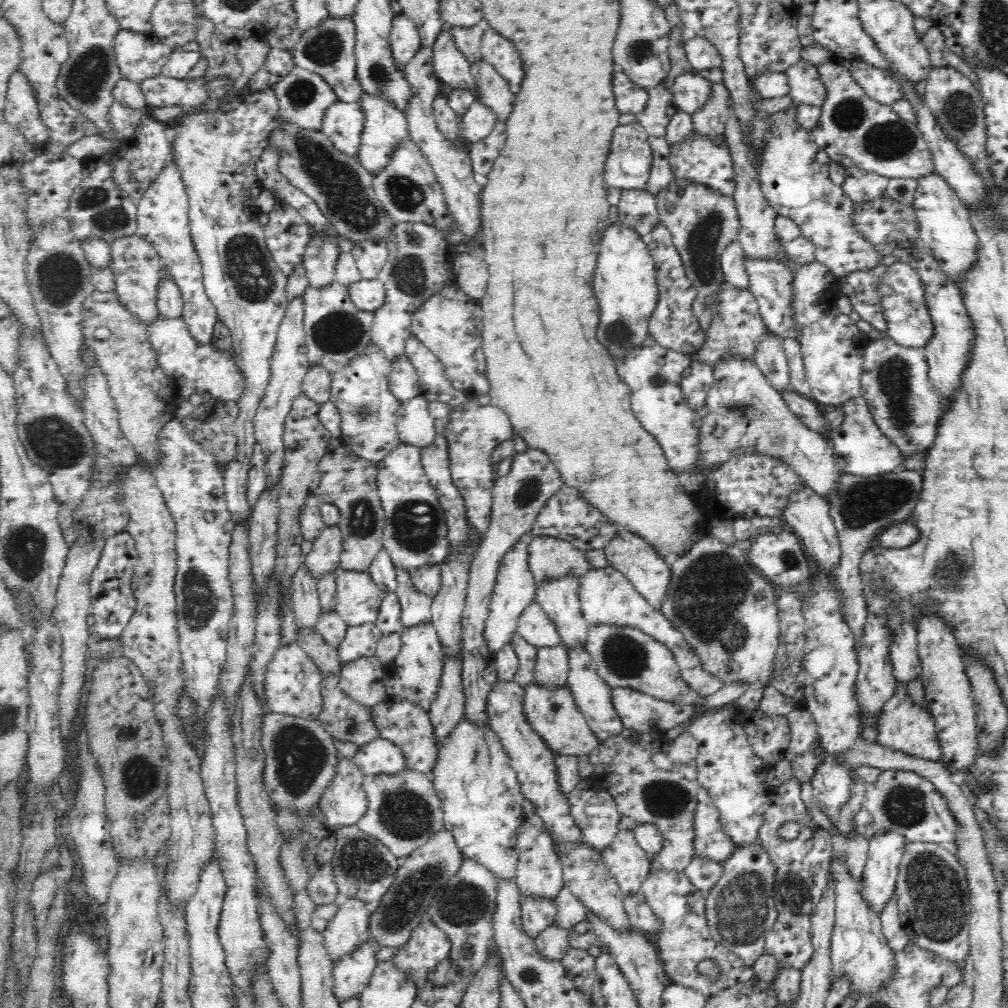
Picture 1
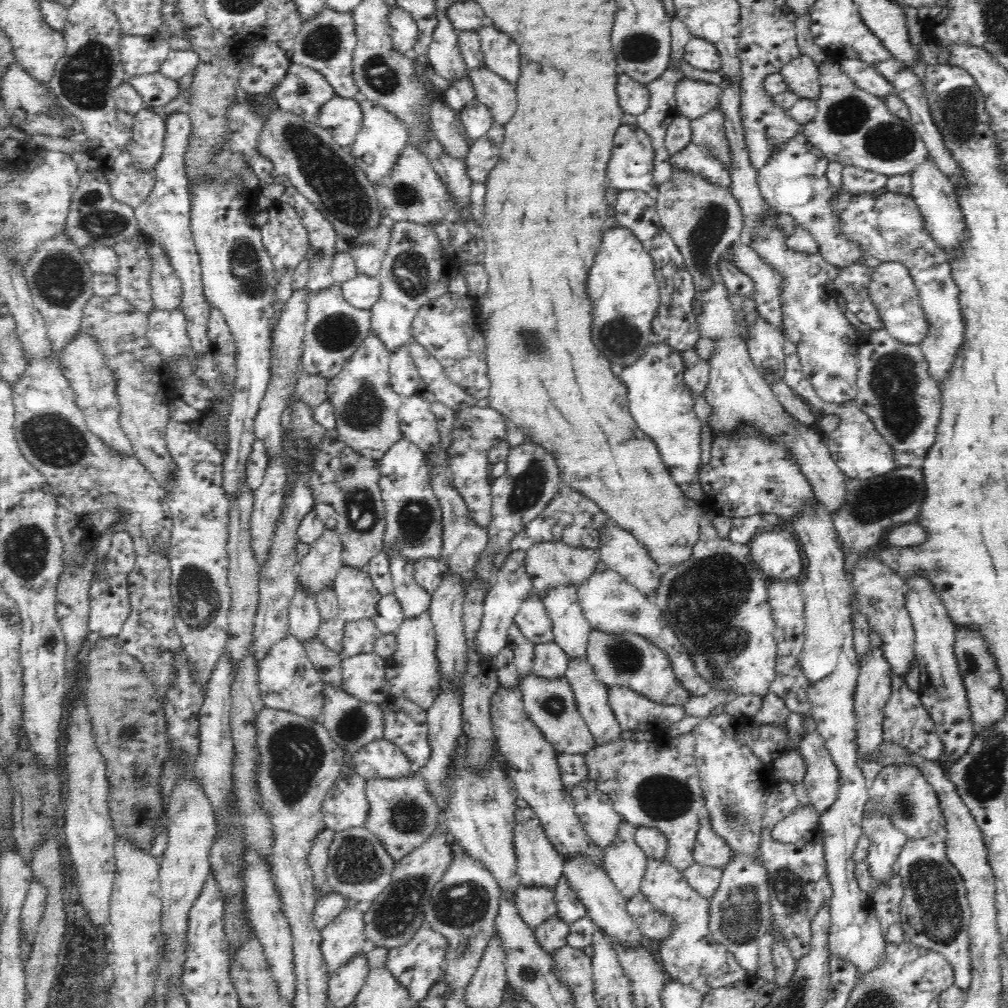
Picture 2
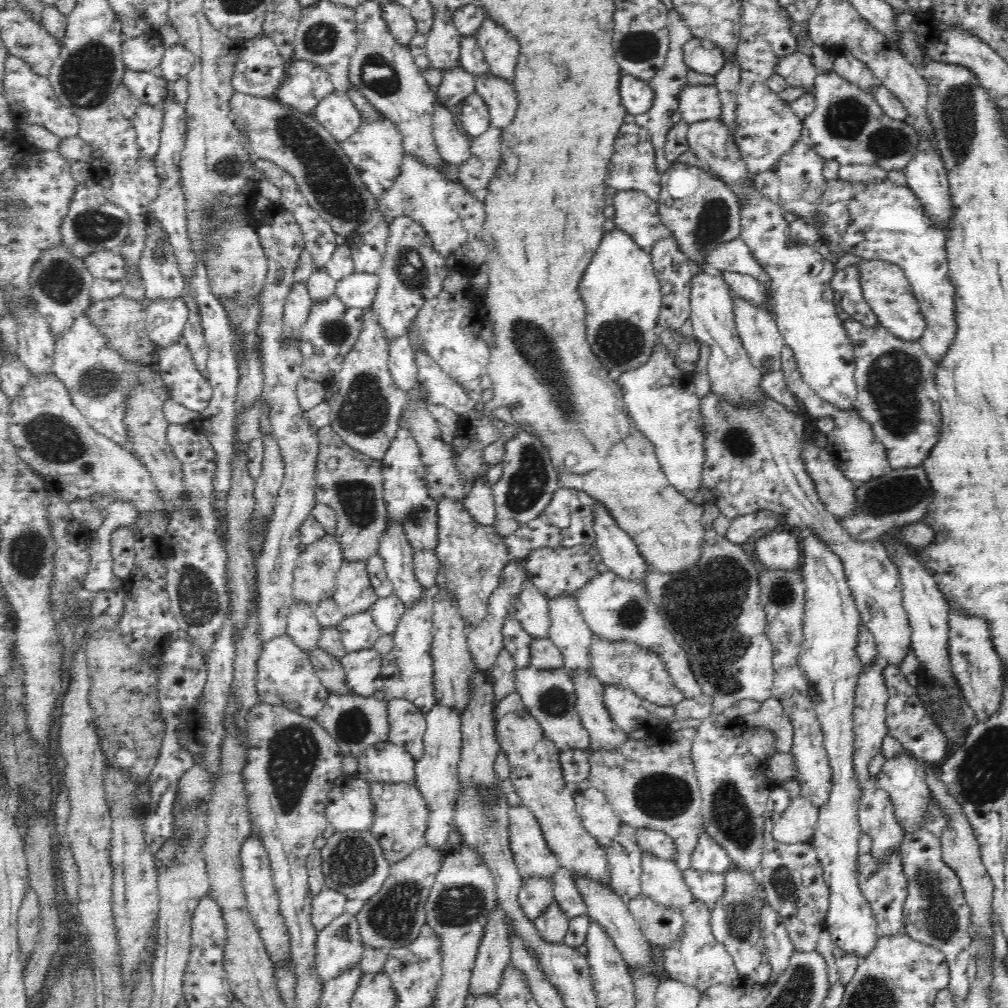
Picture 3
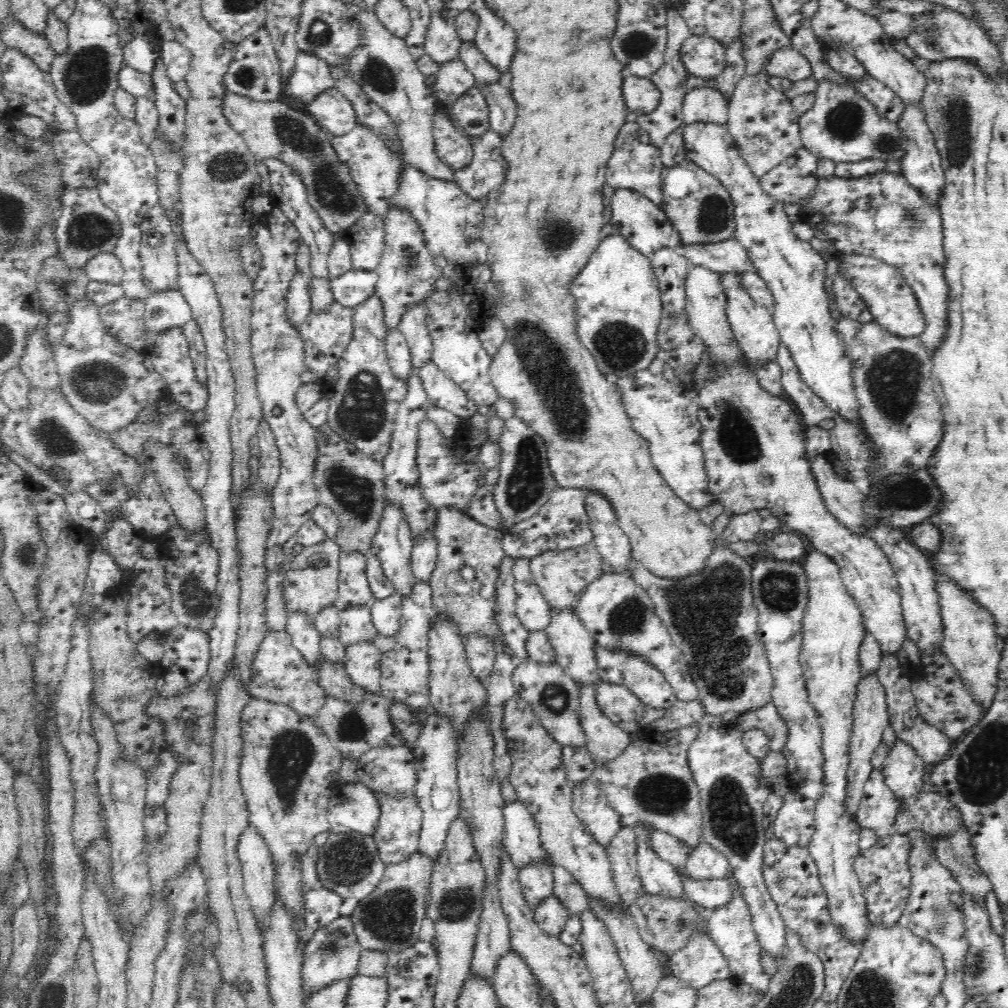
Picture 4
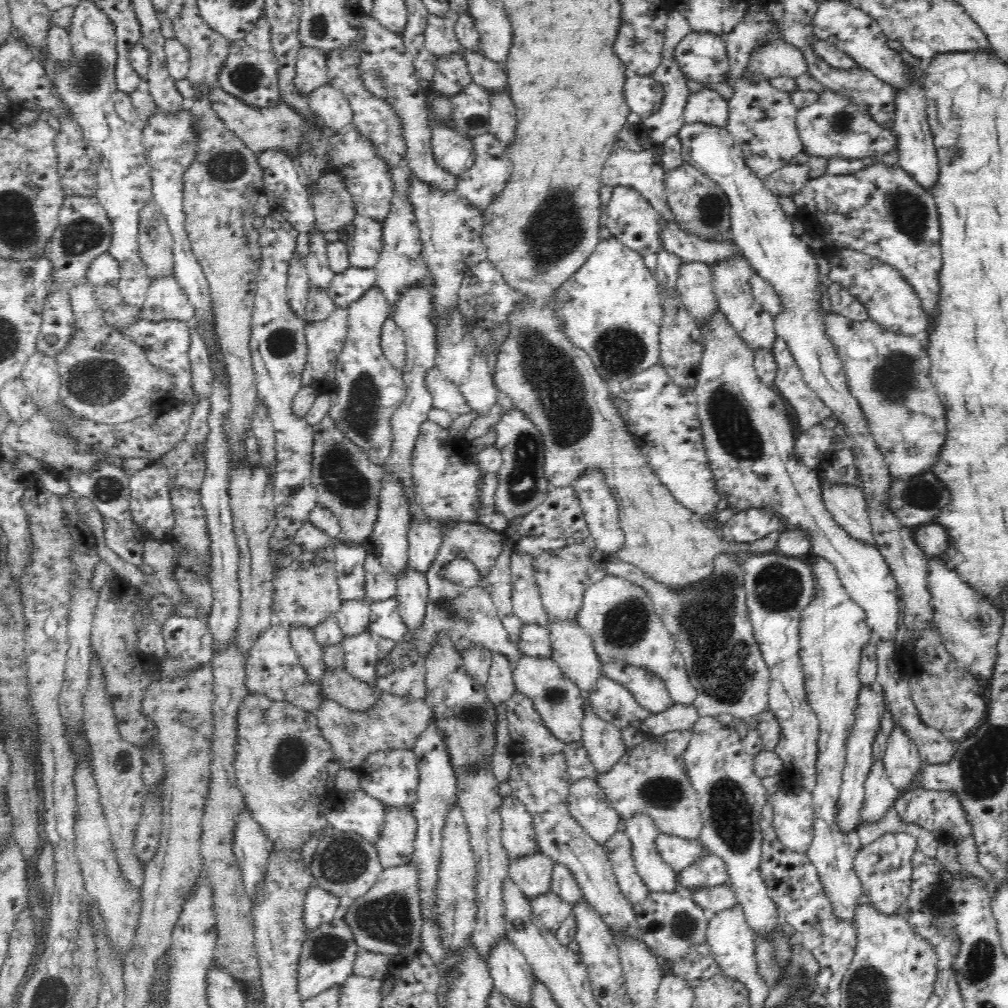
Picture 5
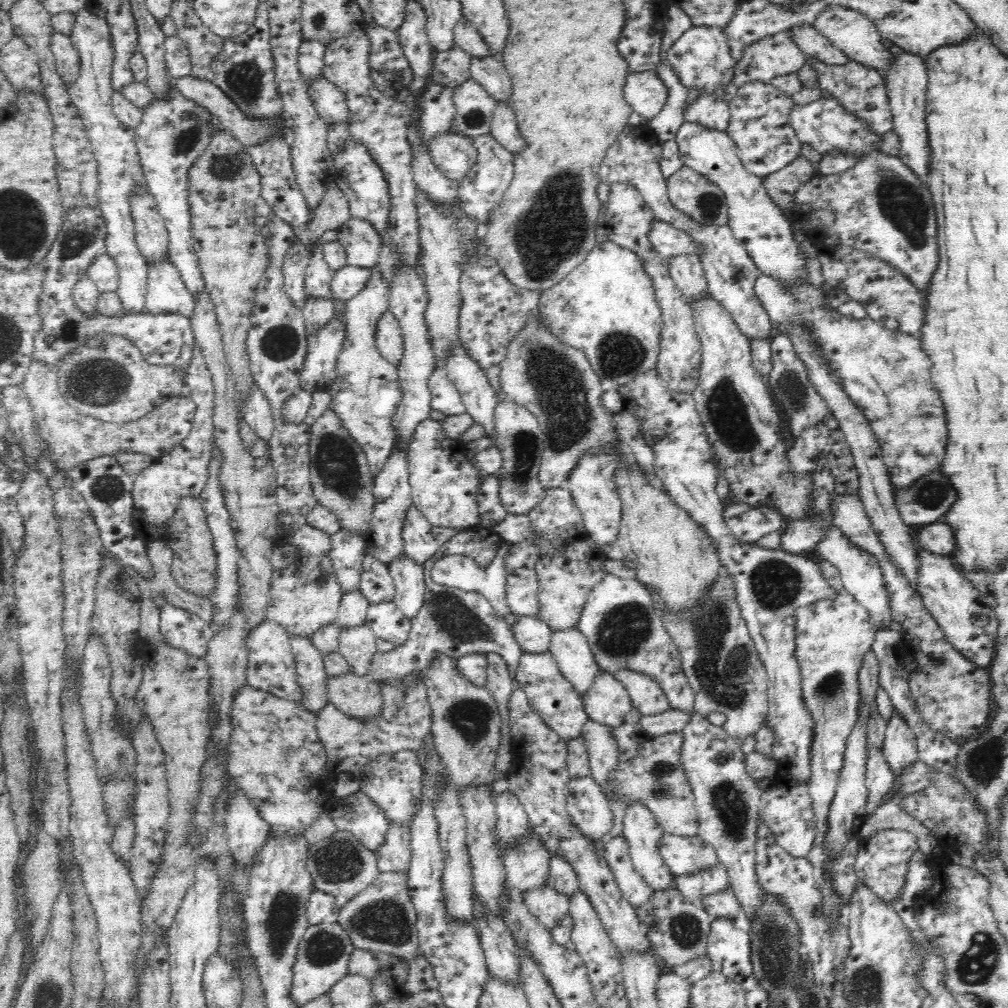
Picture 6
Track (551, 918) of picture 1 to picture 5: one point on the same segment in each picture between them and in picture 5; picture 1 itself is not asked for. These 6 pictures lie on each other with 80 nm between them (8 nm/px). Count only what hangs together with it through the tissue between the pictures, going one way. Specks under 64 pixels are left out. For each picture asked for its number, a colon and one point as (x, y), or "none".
2: (536, 904)
3: (535, 894)
4: (537, 880)
5: (533, 872)

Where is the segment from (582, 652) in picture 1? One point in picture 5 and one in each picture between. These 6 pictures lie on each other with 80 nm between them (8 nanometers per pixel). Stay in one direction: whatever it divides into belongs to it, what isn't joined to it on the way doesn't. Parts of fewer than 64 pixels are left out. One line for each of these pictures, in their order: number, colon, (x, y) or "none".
2: (592, 696)
3: (604, 733)
4: (605, 741)
5: (603, 741)

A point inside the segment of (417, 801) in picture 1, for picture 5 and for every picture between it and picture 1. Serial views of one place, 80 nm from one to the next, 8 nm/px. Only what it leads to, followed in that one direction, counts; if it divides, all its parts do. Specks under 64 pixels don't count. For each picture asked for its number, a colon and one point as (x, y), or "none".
2: (403, 814)
3: (400, 815)
4: (397, 835)
5: (395, 846)

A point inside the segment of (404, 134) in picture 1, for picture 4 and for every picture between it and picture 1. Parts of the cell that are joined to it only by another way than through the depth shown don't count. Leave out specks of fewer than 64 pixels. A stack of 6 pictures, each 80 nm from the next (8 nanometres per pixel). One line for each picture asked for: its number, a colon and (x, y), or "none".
2: (379, 143)
3: (376, 149)
4: (377, 170)

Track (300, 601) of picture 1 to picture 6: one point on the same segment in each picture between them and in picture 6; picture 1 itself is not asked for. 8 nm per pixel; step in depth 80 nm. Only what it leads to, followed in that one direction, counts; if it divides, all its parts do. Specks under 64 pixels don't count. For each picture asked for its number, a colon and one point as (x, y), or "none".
2: (304, 617)
3: (303, 628)
4: (302, 631)
5: (310, 654)
6: (310, 669)

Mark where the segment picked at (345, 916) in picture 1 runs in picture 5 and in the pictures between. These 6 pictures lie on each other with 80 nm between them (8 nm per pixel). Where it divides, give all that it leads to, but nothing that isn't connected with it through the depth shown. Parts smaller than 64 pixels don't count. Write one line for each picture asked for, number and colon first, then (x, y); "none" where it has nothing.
2: (343, 938)
3: (339, 947)
4: (332, 953)
5: (328, 953)

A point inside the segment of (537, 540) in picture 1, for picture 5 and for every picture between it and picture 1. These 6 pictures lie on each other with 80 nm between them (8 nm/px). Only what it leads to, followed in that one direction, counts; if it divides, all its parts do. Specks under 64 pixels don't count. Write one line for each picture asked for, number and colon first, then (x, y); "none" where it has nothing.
2: (549, 564)
3: (555, 572)
4: (562, 575)
5: (563, 575)

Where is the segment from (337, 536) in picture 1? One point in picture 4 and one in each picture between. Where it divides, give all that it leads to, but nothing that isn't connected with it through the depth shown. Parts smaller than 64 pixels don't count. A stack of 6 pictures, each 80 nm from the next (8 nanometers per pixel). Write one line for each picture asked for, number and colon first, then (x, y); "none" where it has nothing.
2: (316, 570)
3: (315, 574)
4: (311, 584)

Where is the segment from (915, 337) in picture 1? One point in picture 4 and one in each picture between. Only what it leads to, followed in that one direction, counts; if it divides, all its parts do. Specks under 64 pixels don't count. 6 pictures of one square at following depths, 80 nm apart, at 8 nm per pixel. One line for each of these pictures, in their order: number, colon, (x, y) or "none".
2: (892, 290)
3: (885, 287)
4: (890, 299)

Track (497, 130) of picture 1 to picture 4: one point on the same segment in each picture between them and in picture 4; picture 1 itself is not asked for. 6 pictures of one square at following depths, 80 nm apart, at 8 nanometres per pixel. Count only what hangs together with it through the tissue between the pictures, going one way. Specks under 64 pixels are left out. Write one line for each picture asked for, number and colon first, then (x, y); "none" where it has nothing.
2: (484, 153)
3: (476, 173)
4: (485, 174)

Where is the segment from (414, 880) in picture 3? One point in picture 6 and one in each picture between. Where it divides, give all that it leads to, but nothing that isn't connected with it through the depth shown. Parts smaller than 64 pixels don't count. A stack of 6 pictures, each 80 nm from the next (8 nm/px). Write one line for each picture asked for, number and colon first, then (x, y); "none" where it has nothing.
4: (388, 920)
5: (386, 921)
6: (381, 918)

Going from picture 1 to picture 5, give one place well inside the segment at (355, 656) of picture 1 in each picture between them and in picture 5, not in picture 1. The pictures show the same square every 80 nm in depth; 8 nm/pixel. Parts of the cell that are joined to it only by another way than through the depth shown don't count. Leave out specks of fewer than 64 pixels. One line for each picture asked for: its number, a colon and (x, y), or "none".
2: (360, 637)
3: (359, 632)
4: (356, 624)
5: (354, 616)

